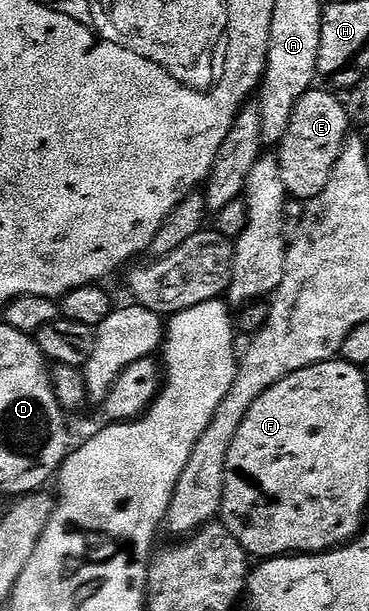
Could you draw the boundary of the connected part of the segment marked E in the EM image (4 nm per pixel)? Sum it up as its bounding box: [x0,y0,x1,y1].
[279,88,350,200]

